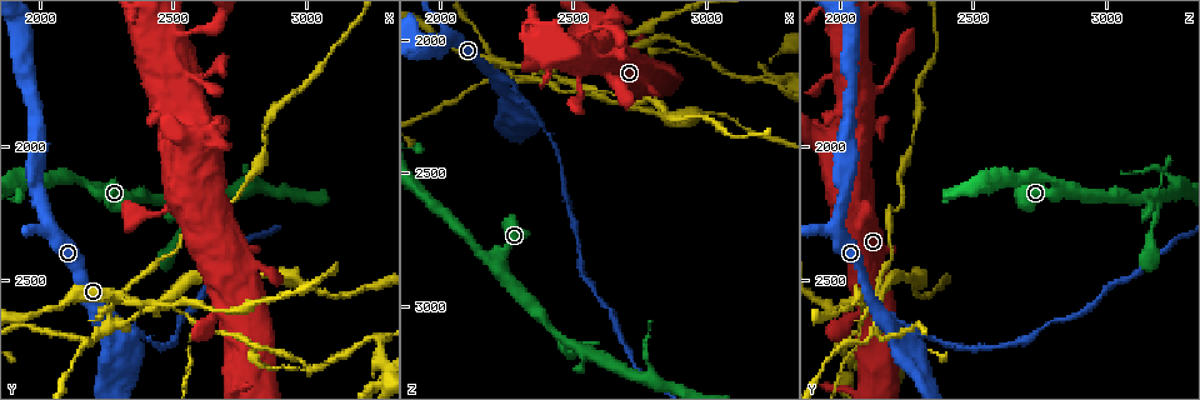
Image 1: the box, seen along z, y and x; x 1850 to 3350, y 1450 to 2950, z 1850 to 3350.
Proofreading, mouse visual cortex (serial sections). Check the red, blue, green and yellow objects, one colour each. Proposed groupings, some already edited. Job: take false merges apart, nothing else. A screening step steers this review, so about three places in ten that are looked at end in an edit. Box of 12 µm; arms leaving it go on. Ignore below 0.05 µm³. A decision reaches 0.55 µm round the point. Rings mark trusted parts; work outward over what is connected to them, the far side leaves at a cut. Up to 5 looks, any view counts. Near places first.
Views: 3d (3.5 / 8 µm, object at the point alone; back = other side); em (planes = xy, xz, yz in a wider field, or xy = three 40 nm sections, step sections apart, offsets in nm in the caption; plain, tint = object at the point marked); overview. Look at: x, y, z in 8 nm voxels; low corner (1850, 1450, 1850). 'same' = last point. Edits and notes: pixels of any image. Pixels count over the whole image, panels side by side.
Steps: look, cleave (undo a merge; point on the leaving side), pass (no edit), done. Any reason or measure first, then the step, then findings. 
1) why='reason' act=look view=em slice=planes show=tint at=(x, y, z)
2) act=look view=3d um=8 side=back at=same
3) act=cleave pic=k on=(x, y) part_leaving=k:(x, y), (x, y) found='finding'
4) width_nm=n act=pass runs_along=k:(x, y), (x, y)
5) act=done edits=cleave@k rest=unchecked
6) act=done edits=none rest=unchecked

why='a fork' act=look view=3d um=3.5 at=(2390, 2590, 2130)

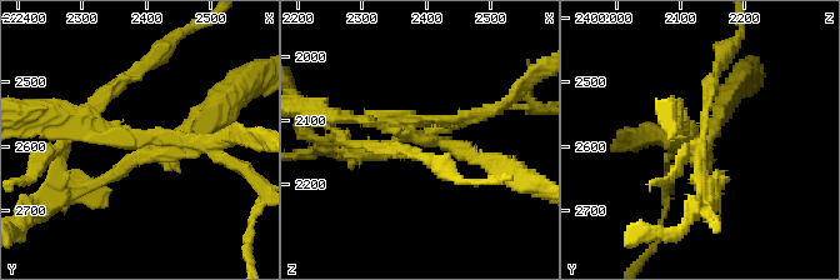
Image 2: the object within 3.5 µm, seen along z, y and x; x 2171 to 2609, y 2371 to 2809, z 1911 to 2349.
why='need the tissue' act=look view=em slice=xy step=3 show=tint at=(2380, 2590, 2120)

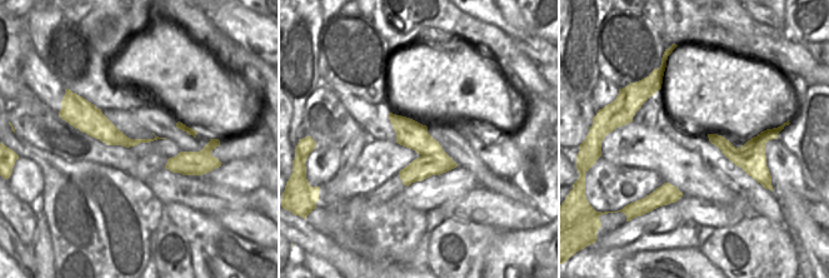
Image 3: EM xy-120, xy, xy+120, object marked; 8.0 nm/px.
act=look view=em slice=xy step=2 show=tint at=same

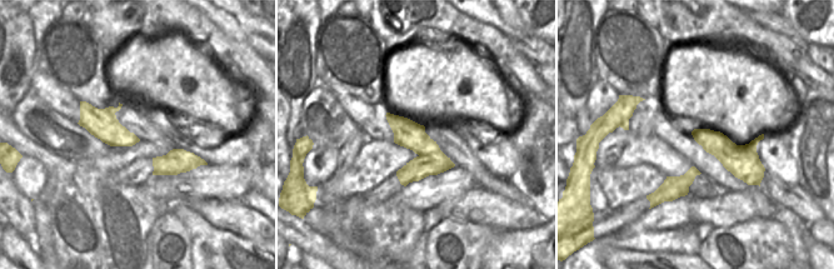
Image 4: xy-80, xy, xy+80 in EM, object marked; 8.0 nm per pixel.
act=cleave pic=2 on=(198, 150) border=4:(419, 155), (449, 158) found='a second cell is stuck on'

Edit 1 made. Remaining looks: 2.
why='abrupt turn' act=look view=3d um=8 side=back at=(2380, 2700, 2320)

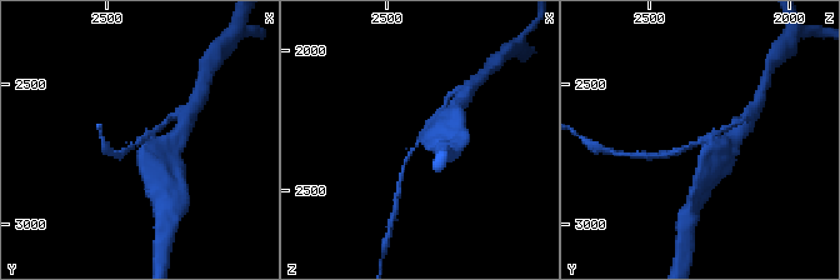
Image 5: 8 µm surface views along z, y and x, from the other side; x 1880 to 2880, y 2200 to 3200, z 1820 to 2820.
act=look view=3d um=3.5 at=(2370, 2700, 2330)

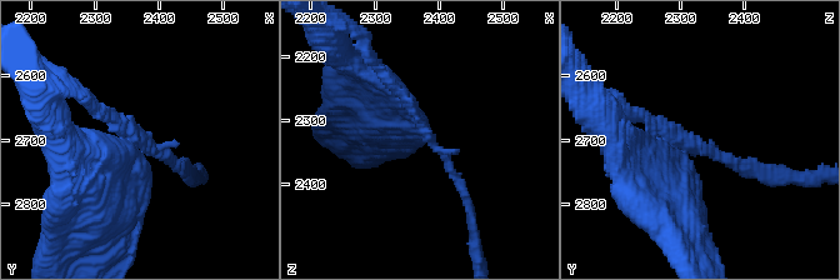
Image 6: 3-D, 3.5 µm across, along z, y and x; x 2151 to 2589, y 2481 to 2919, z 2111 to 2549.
act=pass runs_along=6:(376, 96), (419, 121), (465, 195) found='continuous, no second cell'

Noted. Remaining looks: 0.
act=done edits=cleave@2 rest=unchecked

